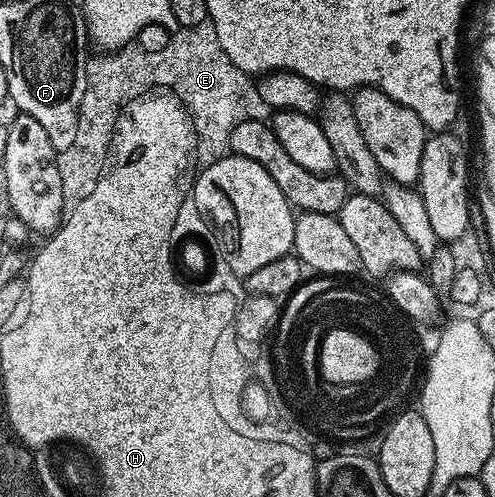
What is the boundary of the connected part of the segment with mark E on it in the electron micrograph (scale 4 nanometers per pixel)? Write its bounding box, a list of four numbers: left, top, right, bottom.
[57,22,270,201]

